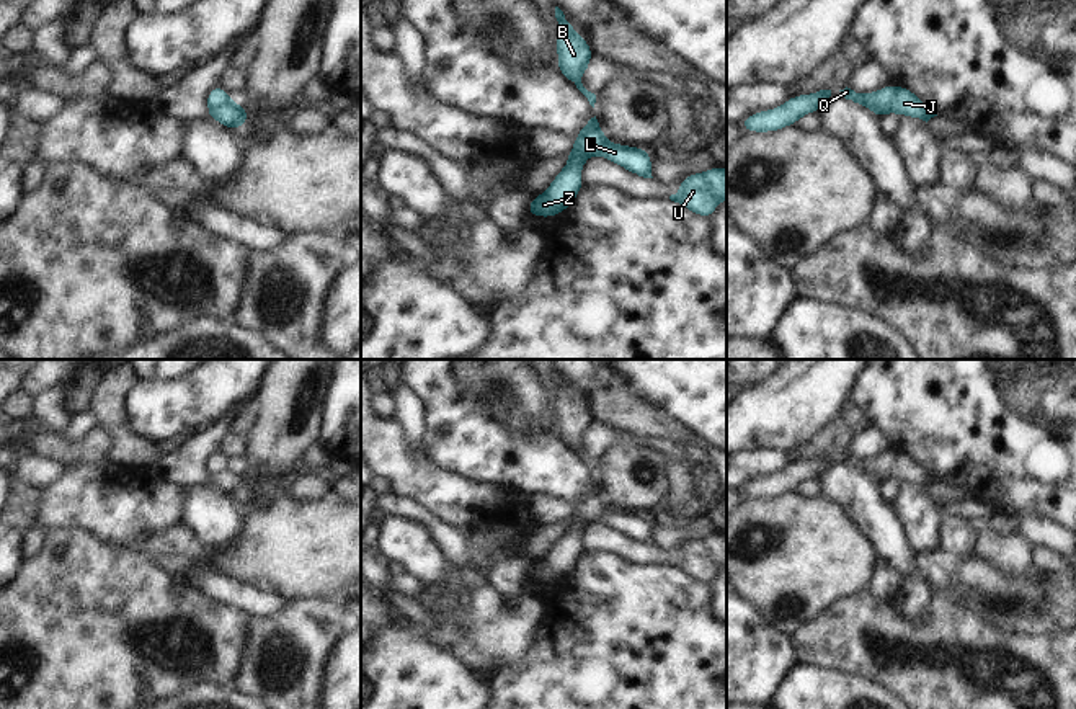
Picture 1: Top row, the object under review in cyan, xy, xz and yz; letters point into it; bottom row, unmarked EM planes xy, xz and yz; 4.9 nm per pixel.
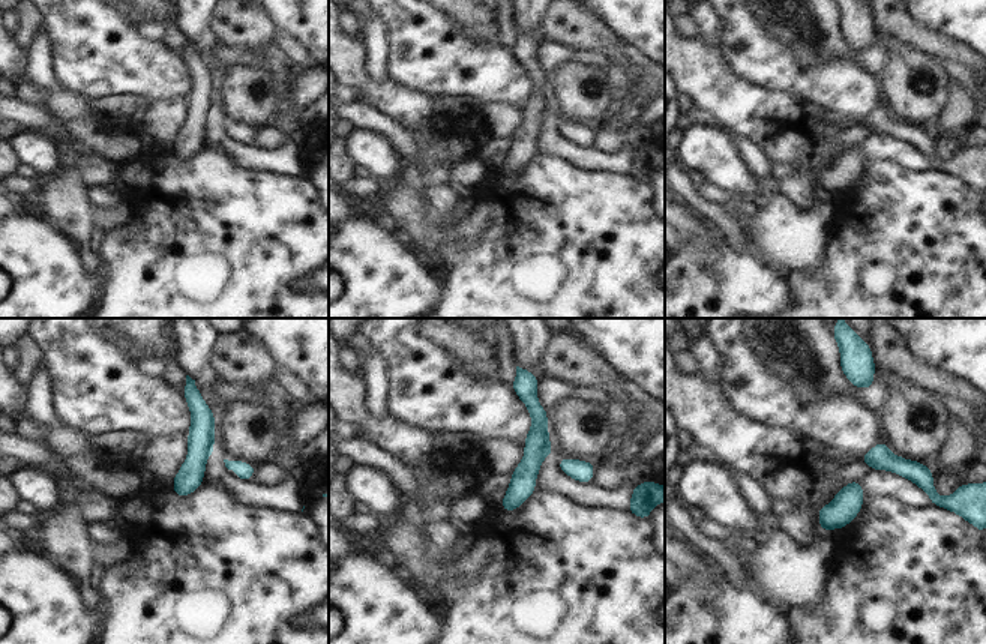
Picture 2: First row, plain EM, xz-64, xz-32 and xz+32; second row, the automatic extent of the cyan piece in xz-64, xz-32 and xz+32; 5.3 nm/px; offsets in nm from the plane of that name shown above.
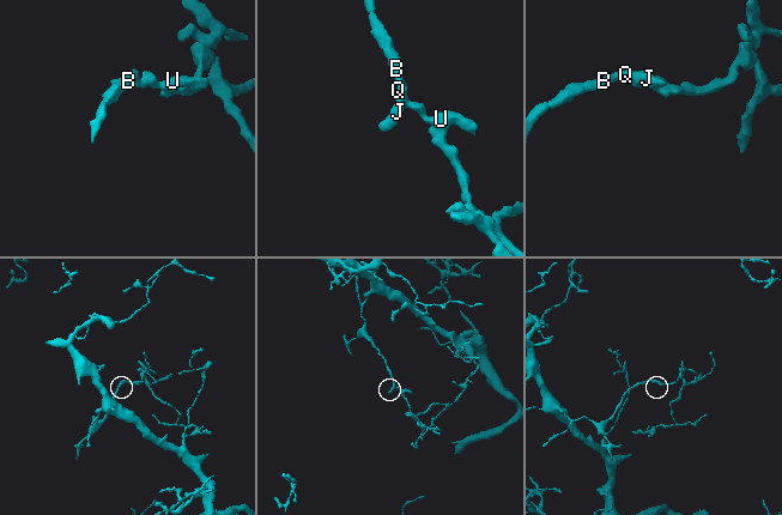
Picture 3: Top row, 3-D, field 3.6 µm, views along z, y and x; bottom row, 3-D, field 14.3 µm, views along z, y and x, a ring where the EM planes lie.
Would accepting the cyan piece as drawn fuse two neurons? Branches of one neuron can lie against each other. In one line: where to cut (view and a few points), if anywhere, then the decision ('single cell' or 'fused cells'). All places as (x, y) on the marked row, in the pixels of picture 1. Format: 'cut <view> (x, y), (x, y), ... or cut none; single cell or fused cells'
cut xz (600, 129), (591, 129), (575, 141); fused cells

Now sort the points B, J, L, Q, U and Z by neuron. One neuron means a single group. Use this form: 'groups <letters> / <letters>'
groups B J Q Z / L U

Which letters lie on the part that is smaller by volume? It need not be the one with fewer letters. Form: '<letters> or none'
L, U.

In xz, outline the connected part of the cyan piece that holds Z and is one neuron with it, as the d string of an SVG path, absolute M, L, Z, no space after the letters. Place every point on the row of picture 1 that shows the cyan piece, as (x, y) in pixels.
M573 145L567 158L568 163L557 173L549 188L529 203L527 214L555 217L575 203L578 191L585 186L581 167L589 157Z

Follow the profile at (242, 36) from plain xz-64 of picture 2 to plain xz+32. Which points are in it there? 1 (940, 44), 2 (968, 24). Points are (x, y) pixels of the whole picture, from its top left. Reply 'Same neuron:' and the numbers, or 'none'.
Same neuron: 1

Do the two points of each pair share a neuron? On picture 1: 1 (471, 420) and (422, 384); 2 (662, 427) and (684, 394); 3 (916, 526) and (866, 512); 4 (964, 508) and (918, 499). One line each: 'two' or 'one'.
1: one
2: two
3: two
4: one

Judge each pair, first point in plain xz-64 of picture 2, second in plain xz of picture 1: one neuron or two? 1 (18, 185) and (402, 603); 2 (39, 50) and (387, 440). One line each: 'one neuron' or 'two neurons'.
1: two neurons
2: two neurons

